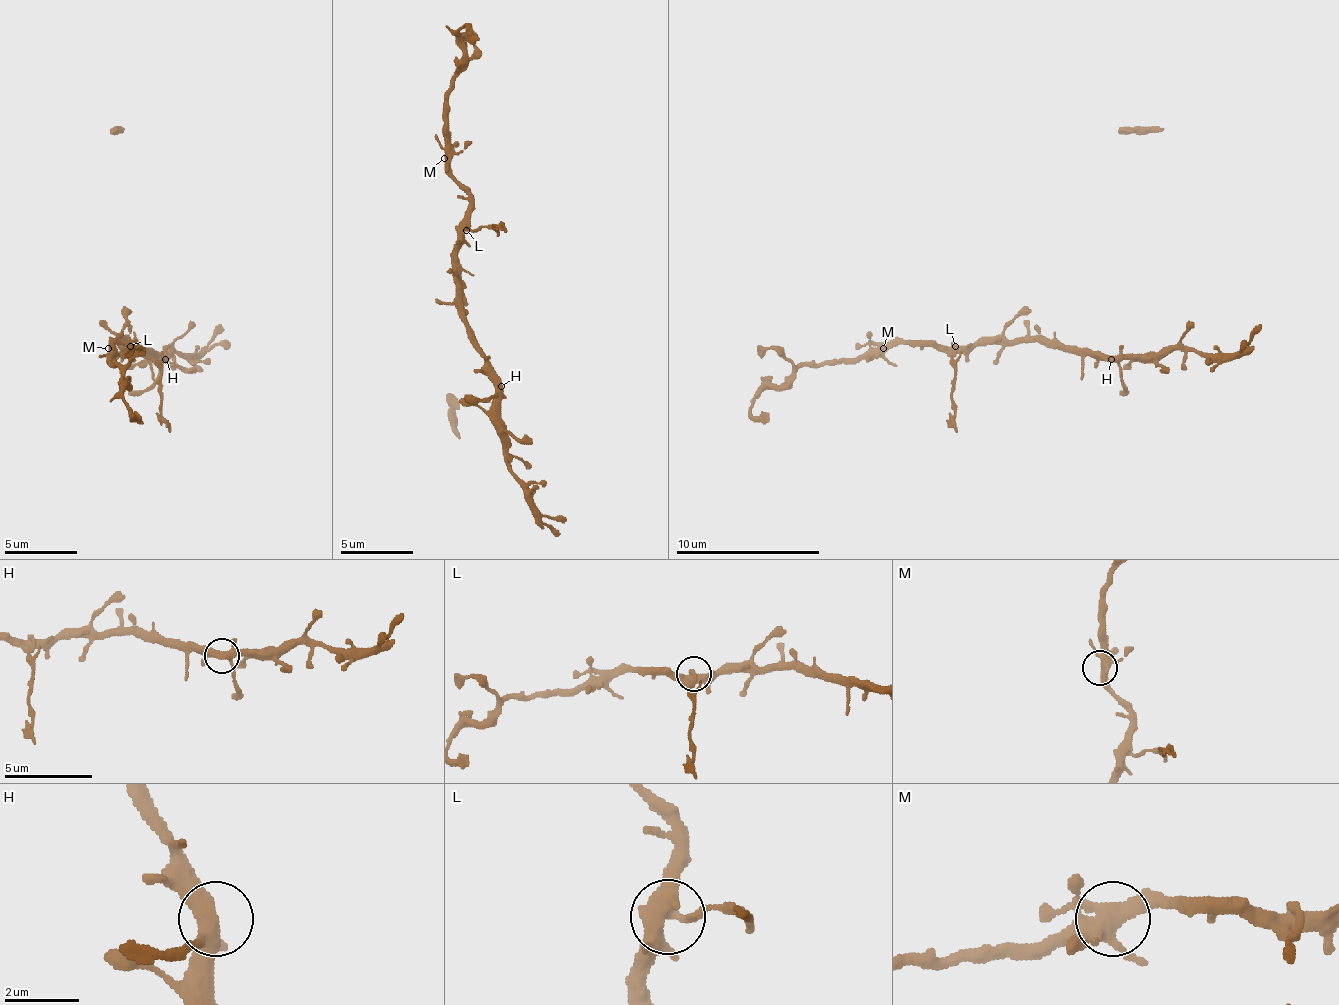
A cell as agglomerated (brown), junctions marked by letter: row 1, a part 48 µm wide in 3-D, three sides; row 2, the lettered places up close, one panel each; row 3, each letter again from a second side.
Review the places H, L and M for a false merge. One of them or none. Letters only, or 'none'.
L

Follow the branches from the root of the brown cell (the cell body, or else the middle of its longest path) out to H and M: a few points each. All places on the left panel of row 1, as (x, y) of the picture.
H: (126, 341), (133, 348), (158, 352), (165, 359)
M: (126, 341), (122, 345), (126, 348), (133, 345), (111, 345), (108, 348)

